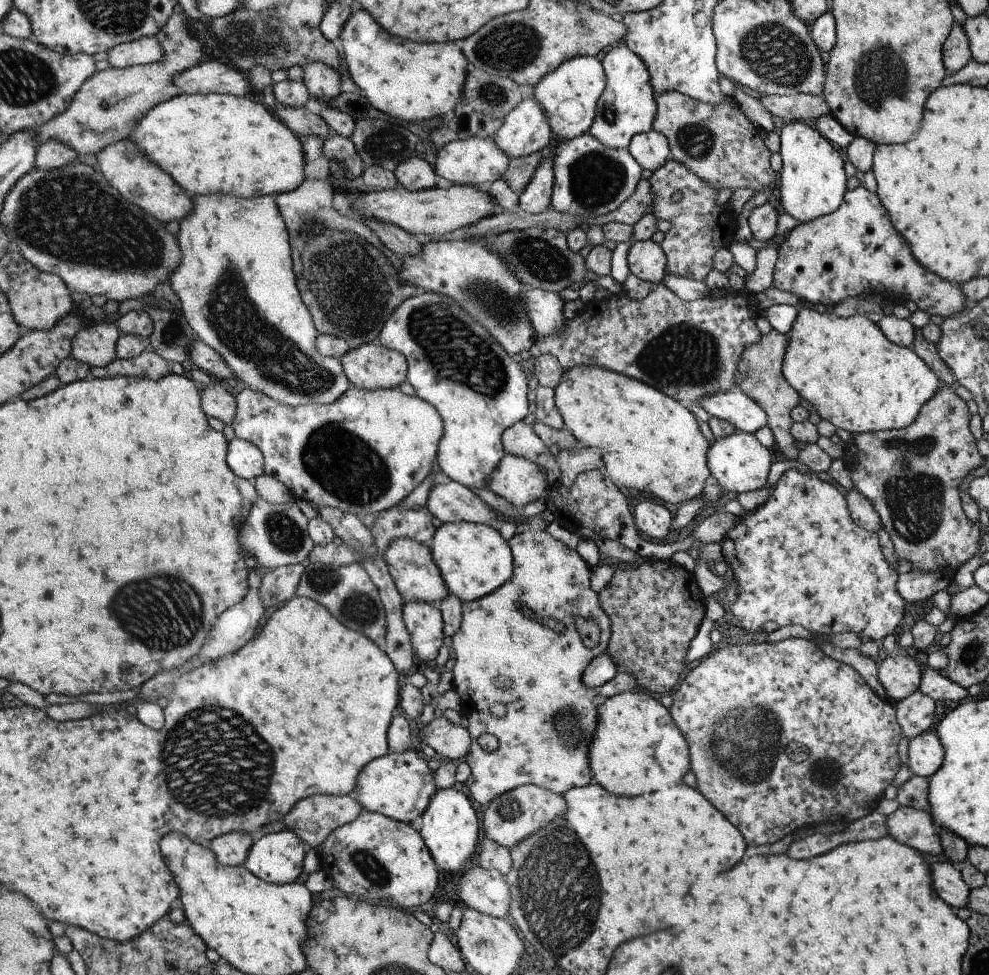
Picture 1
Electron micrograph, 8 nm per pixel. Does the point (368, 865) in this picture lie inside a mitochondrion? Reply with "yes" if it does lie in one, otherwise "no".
yes

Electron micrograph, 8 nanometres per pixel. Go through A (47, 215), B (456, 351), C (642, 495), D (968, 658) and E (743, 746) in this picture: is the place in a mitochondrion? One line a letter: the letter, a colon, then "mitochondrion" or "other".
A: mitochondrion
B: mitochondrion
C: other
D: other
E: mitochondrion

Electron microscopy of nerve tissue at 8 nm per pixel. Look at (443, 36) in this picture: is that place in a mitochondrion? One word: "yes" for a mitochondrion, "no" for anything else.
no

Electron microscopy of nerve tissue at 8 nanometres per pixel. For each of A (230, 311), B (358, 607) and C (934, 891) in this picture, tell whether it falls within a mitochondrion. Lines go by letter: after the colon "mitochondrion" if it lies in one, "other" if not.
A: mitochondrion
B: mitochondrion
C: other

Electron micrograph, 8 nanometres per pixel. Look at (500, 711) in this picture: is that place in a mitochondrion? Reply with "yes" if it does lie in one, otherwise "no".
no

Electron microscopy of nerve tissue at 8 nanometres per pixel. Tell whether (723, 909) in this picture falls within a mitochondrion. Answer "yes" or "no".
no

